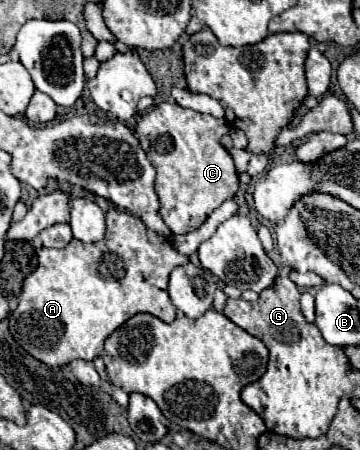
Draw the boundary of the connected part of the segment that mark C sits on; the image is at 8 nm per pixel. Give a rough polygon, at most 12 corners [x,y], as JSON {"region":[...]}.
{"region":[[159,103],[135,127],[159,215],[195,231],[239,189],[225,119]]}

